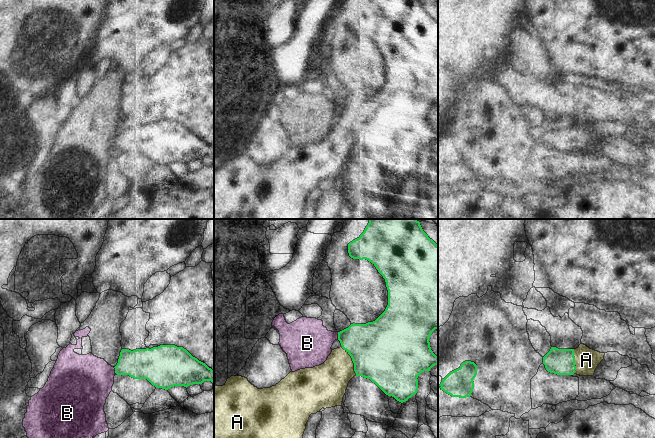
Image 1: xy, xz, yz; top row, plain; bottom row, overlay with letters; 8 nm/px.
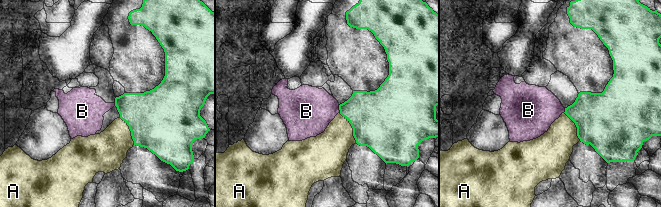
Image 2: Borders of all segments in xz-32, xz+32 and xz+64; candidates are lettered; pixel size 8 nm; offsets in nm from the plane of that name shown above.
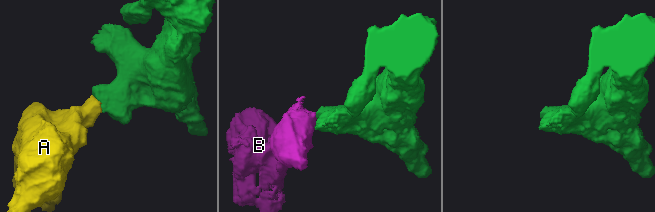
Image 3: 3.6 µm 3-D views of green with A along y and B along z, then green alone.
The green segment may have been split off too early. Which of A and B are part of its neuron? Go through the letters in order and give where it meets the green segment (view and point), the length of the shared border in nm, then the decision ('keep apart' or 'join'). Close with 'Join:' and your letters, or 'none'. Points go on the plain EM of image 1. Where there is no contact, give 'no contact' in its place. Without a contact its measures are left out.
A: xz (352, 136) | 260 nm | join
B: xz (338, 111) | 60 nm | keep apart
Join: A

